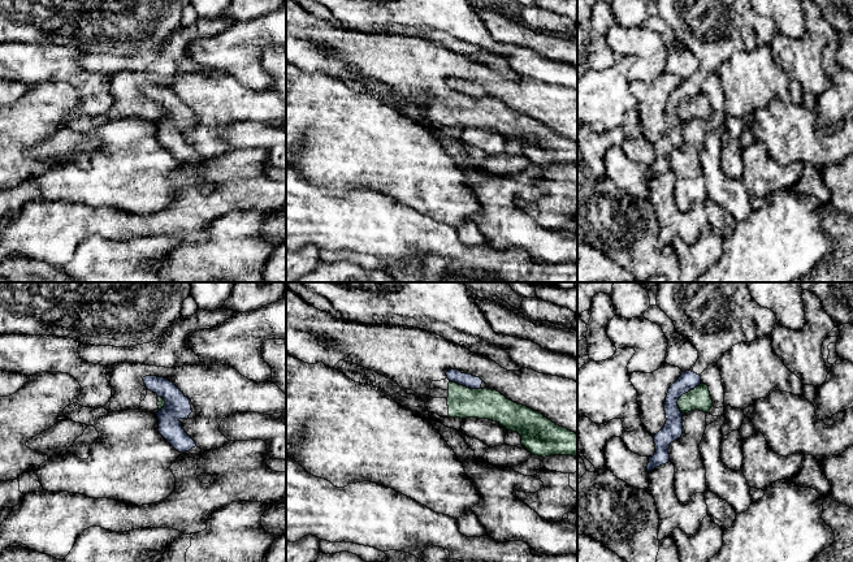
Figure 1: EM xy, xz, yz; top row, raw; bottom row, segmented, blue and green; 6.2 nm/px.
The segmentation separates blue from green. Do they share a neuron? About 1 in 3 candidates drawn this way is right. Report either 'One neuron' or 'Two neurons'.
Two neurons

